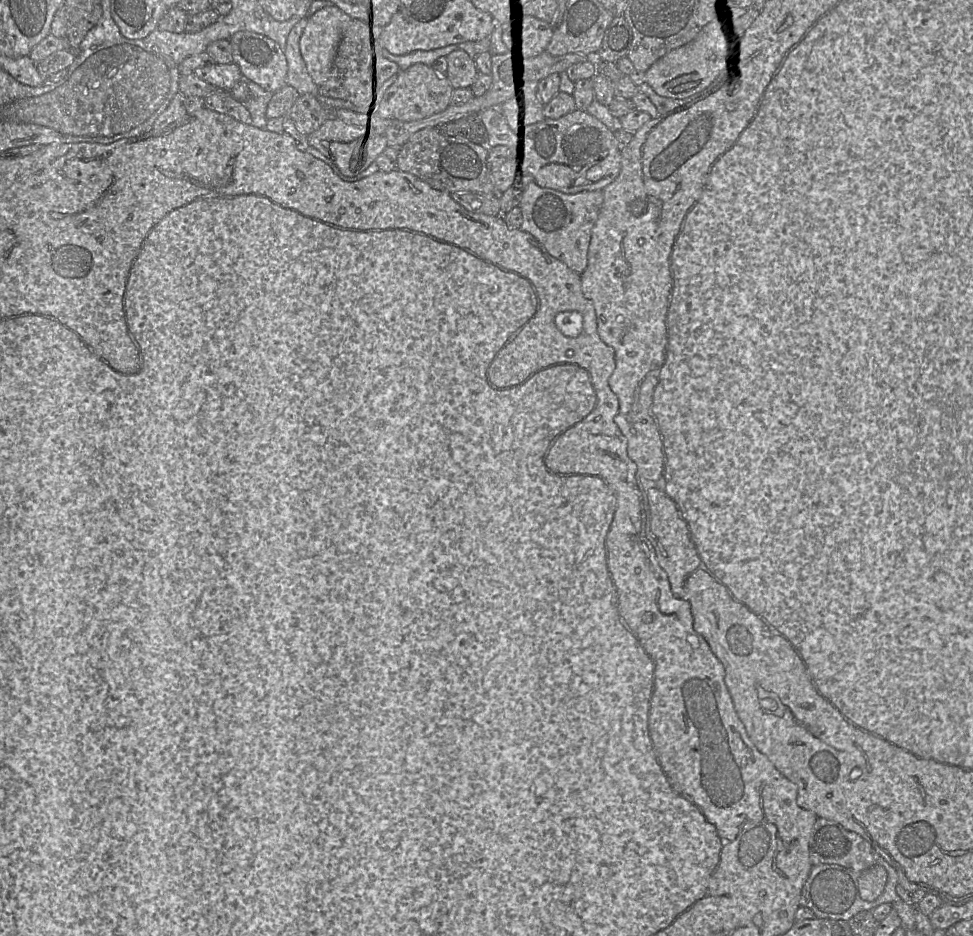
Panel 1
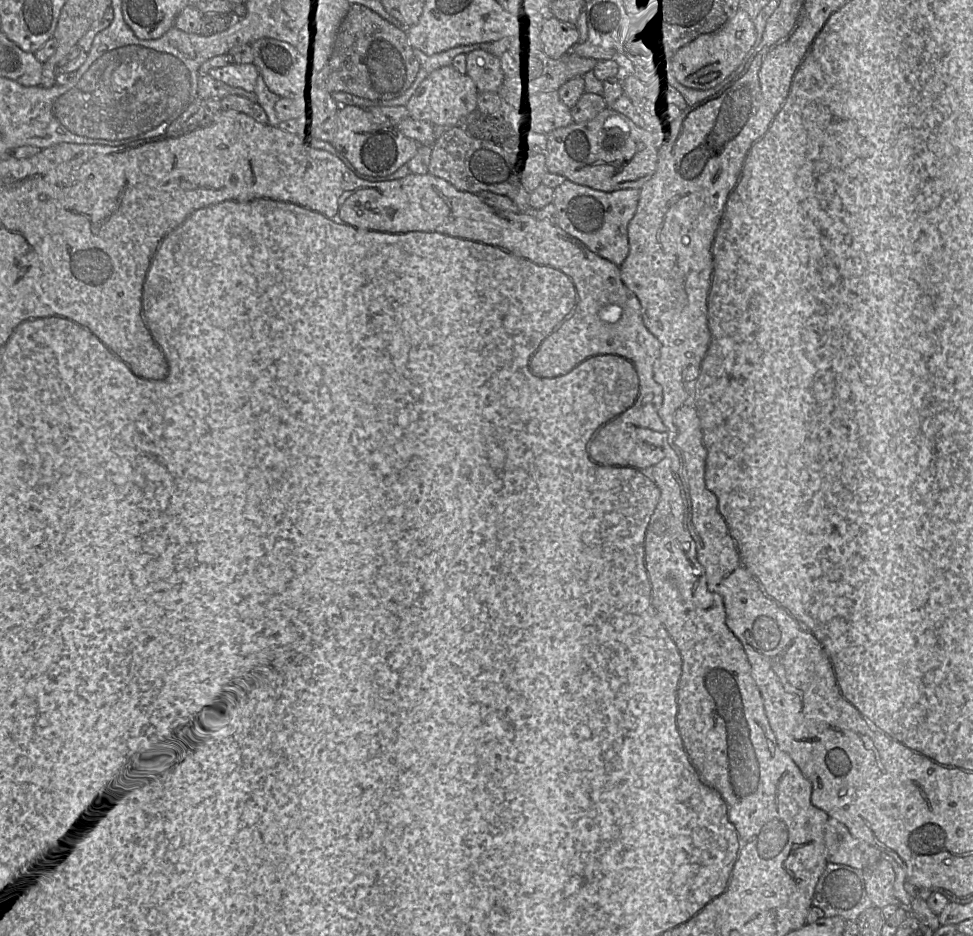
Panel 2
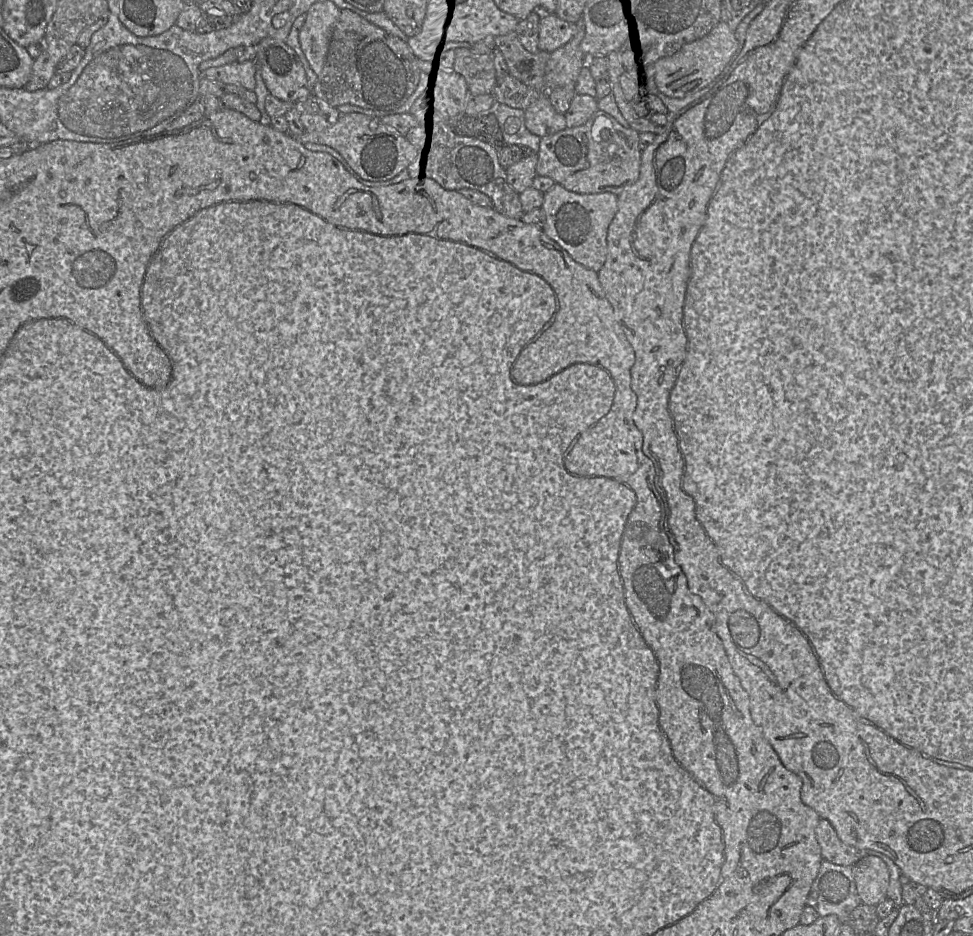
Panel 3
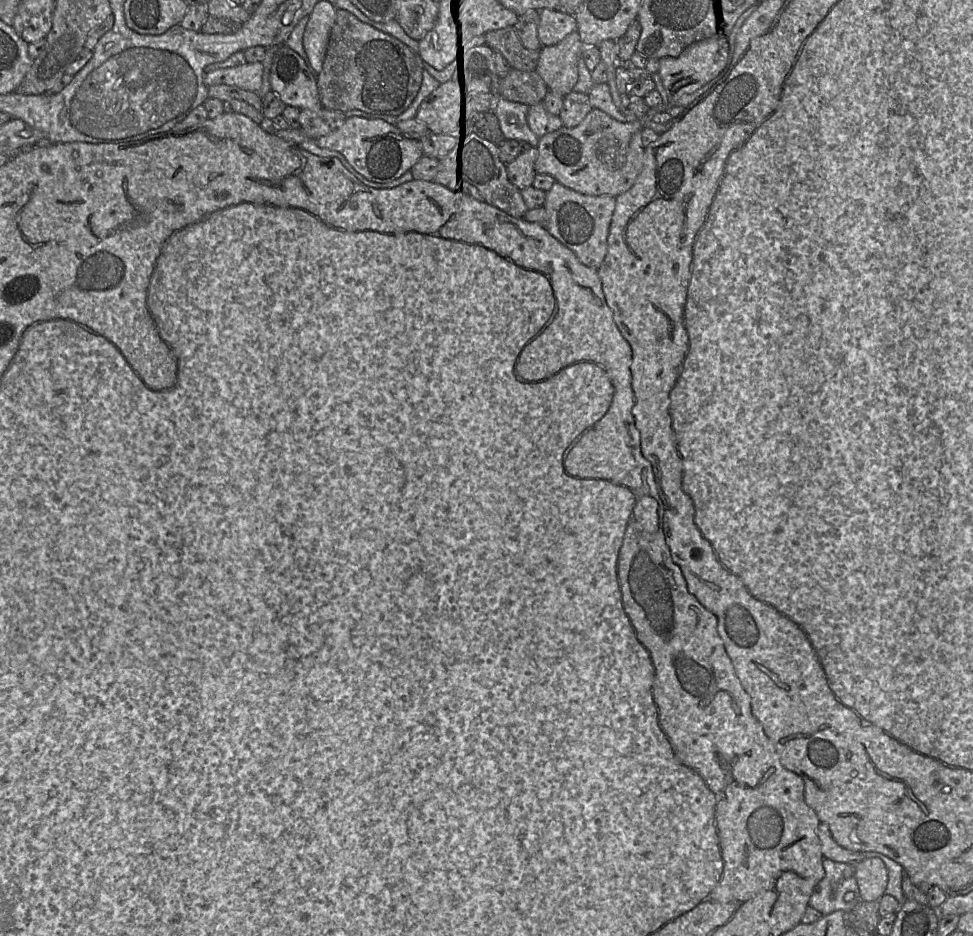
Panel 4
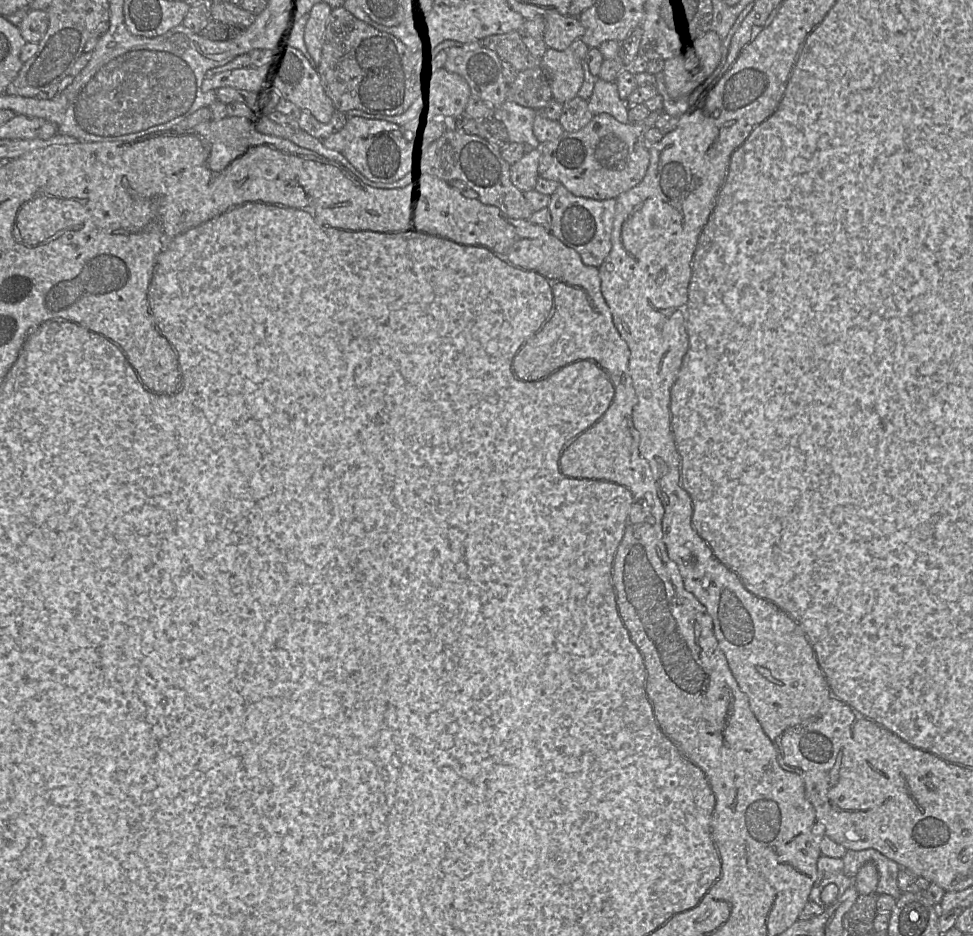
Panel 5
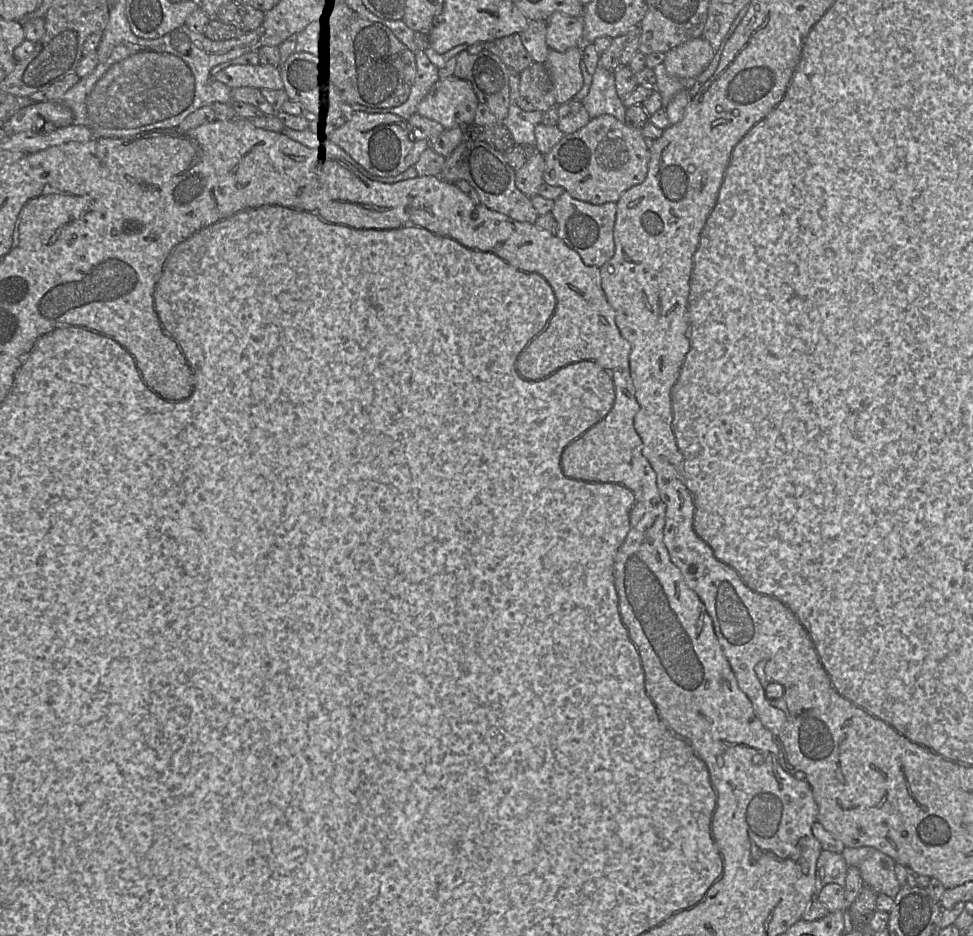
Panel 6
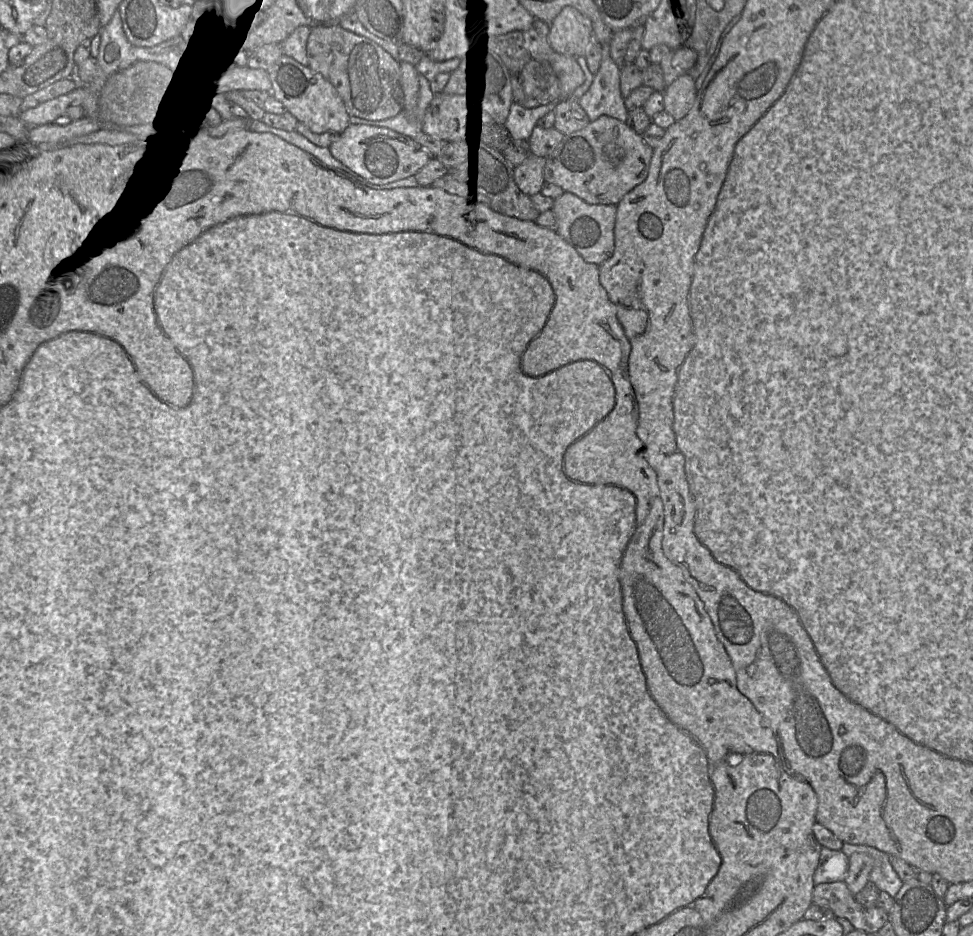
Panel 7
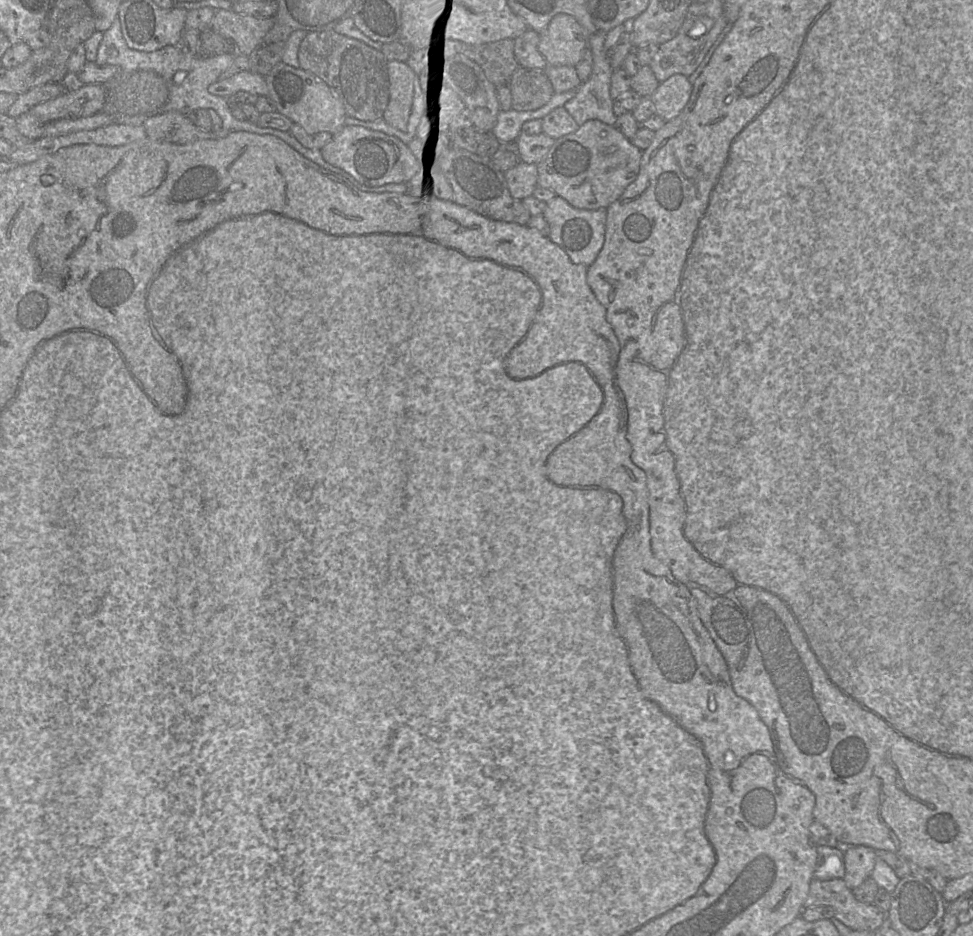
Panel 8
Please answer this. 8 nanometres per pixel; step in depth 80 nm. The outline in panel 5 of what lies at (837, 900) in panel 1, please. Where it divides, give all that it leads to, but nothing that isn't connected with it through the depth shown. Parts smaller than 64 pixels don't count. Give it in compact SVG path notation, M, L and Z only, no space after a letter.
M821 854L817 861L817 880L811 889L809 900L823 905L821 892L828 884L837 885L839 888L837 900L839 900L846 889L855 885L855 878L844 874L843 858L832 858Z

